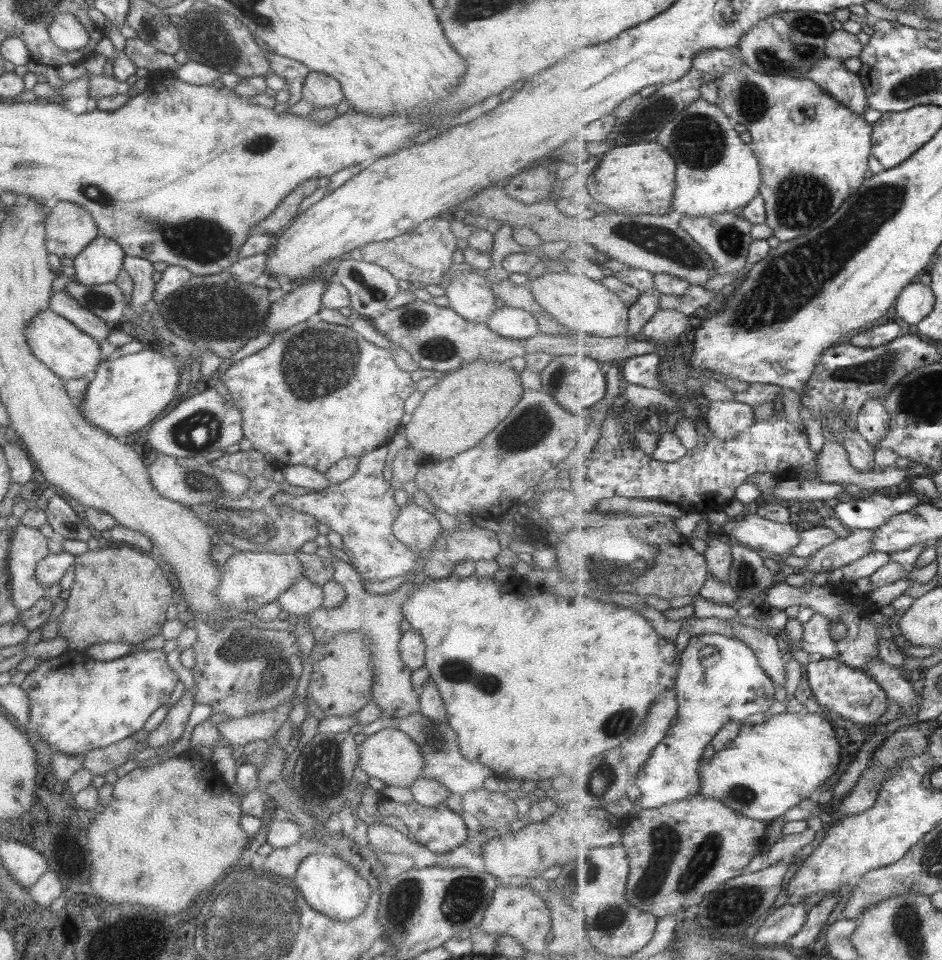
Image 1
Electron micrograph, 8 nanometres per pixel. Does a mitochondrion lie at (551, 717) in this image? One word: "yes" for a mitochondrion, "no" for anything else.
no

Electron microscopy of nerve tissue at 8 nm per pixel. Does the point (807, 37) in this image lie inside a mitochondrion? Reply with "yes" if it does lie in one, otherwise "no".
yes

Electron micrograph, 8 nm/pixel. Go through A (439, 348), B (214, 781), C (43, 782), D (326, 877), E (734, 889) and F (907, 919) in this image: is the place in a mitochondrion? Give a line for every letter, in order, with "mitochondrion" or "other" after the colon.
A: mitochondrion
B: other
C: other
D: other
E: mitochondrion
F: mitochondrion

